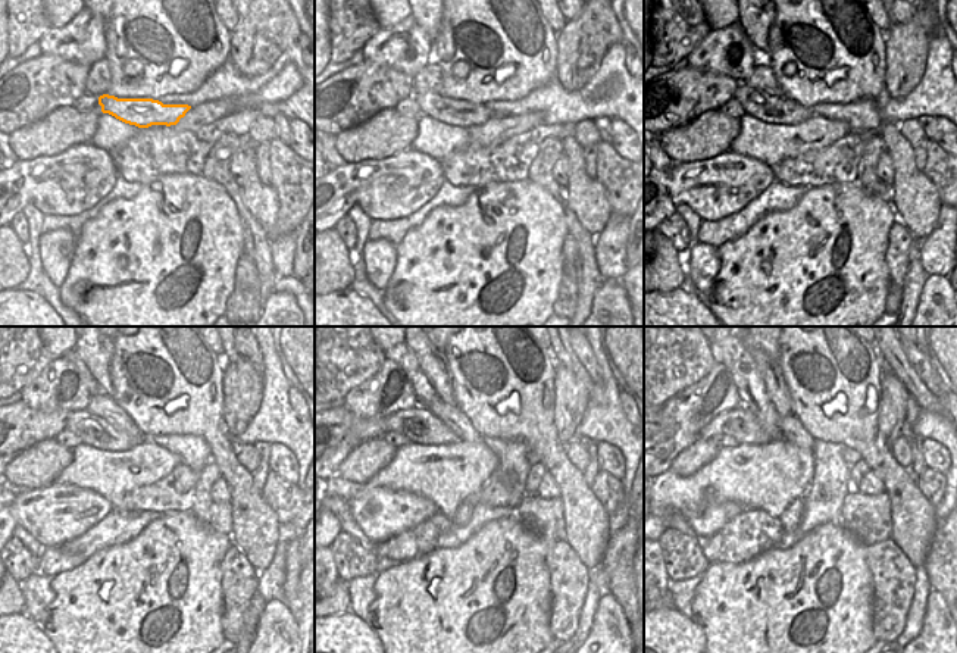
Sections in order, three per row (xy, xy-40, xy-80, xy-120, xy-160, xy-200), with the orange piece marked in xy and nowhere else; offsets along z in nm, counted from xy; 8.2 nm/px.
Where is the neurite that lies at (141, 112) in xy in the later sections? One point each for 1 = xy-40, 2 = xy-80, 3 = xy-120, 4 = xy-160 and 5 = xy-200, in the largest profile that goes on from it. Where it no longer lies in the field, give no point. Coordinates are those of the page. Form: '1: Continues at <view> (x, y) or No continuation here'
1: Continues at xy-40 (456, 112)
2: Continues at xy-80 (771, 109)
3: Continues at xy-120 (94, 431)
4: Continues at xy-160 (419, 425)
5: Continues at xy-200 (740, 422)

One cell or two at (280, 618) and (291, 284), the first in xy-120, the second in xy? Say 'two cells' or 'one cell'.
two cells

